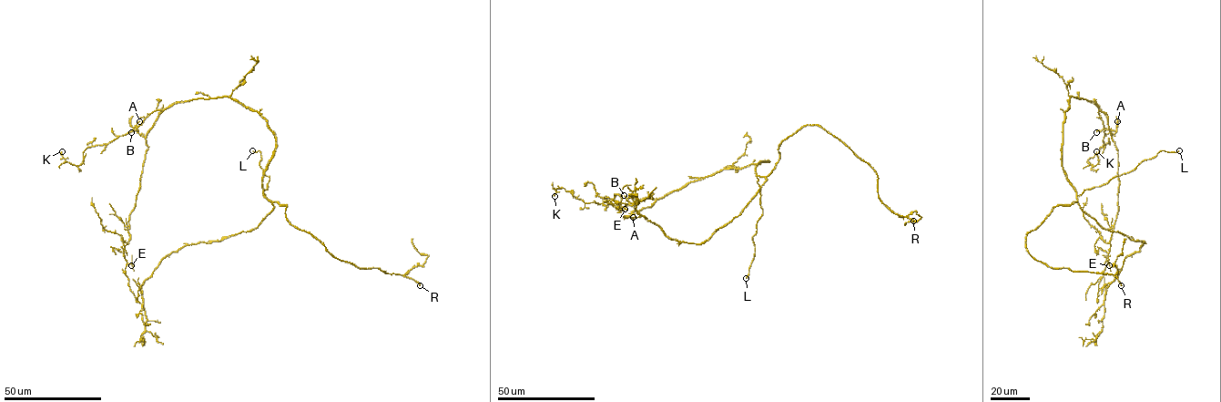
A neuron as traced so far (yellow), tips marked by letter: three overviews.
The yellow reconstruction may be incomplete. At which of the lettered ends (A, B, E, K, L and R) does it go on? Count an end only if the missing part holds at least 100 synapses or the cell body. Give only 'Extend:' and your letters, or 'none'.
Extend: L, R

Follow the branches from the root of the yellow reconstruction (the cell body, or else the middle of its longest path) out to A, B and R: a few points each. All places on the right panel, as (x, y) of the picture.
A: (1063, 140), (1063, 122), (1071, 97), (1092, 101), (1106, 116), (1111, 137), (1116, 131), (1117, 121)
B: (1063, 140), (1063, 122), (1071, 97), (1092, 101), (1100, 109), (1103, 128), (1096, 132)
R: (1063, 140), (1062, 167), (1077, 201), (1055, 206), (1026, 235), (1026, 249), (1053, 268), (1110, 273), (1121, 285)

